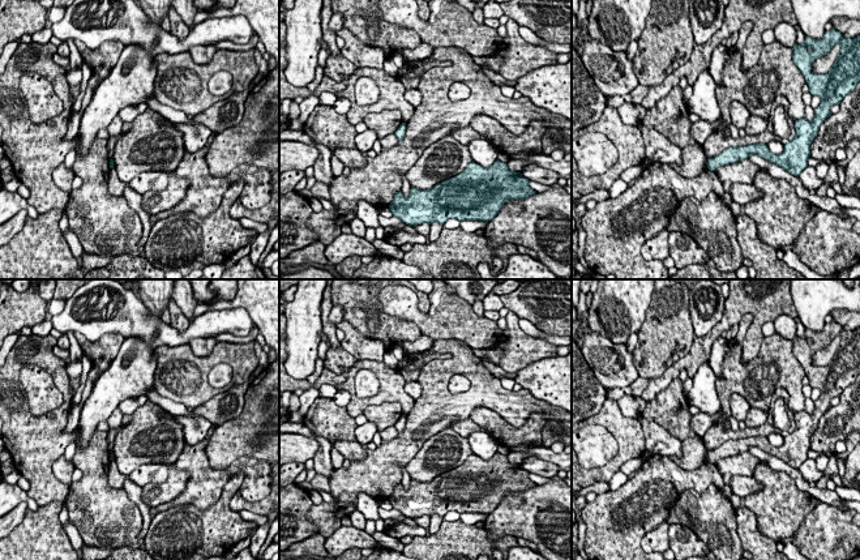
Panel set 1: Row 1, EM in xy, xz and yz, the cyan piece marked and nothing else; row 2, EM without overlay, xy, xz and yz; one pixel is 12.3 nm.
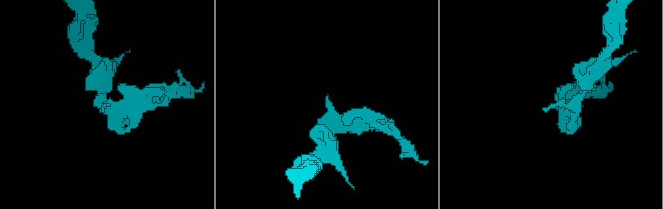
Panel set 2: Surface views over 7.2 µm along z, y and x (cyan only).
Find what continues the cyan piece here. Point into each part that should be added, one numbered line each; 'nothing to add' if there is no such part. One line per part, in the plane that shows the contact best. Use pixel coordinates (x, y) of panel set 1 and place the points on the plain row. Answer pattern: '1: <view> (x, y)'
nothing to add

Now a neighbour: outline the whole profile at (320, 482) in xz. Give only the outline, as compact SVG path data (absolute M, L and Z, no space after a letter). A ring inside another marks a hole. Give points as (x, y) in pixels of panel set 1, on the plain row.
M316 473L316 476L311 480L312 484L312 490L315 491L325 491L325 492L330 492L330 486L329 486L329 479L322 475Z

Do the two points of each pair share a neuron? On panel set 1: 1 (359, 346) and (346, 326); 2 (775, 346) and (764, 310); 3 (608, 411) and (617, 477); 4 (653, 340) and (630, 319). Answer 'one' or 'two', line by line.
1: one
2: two
3: two
4: two

